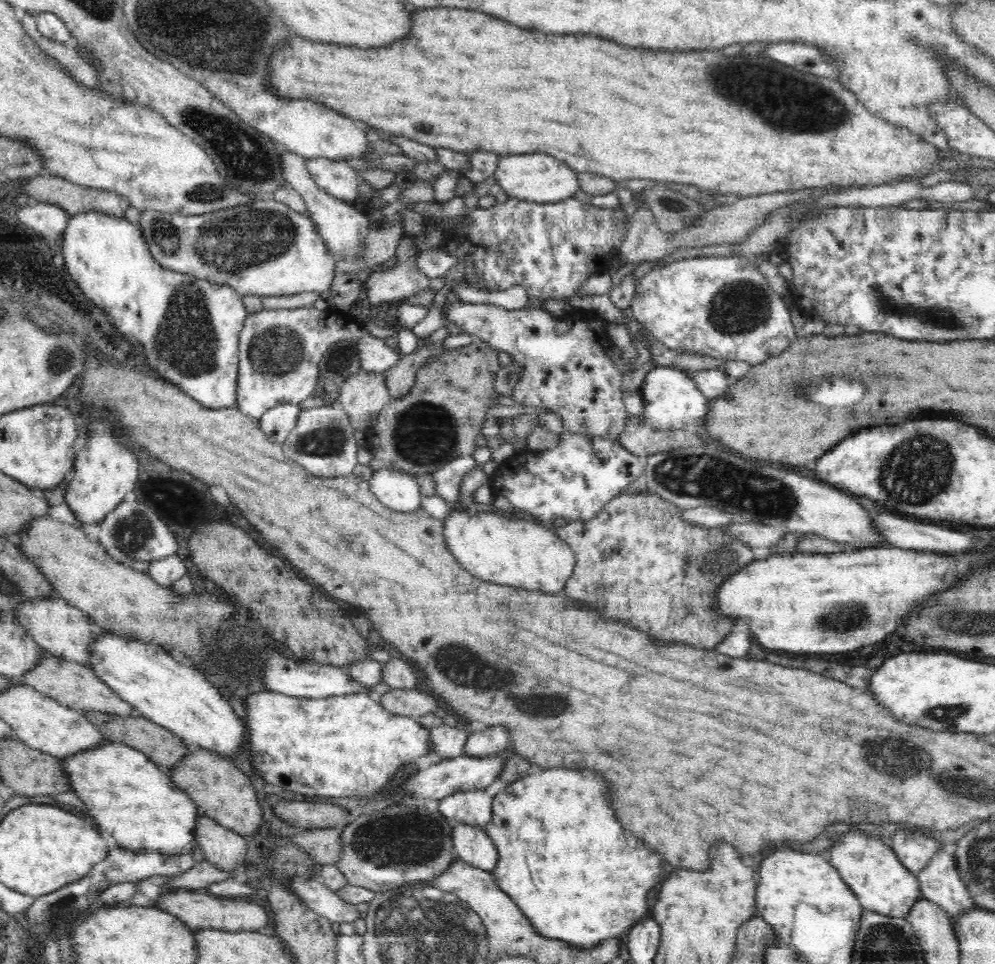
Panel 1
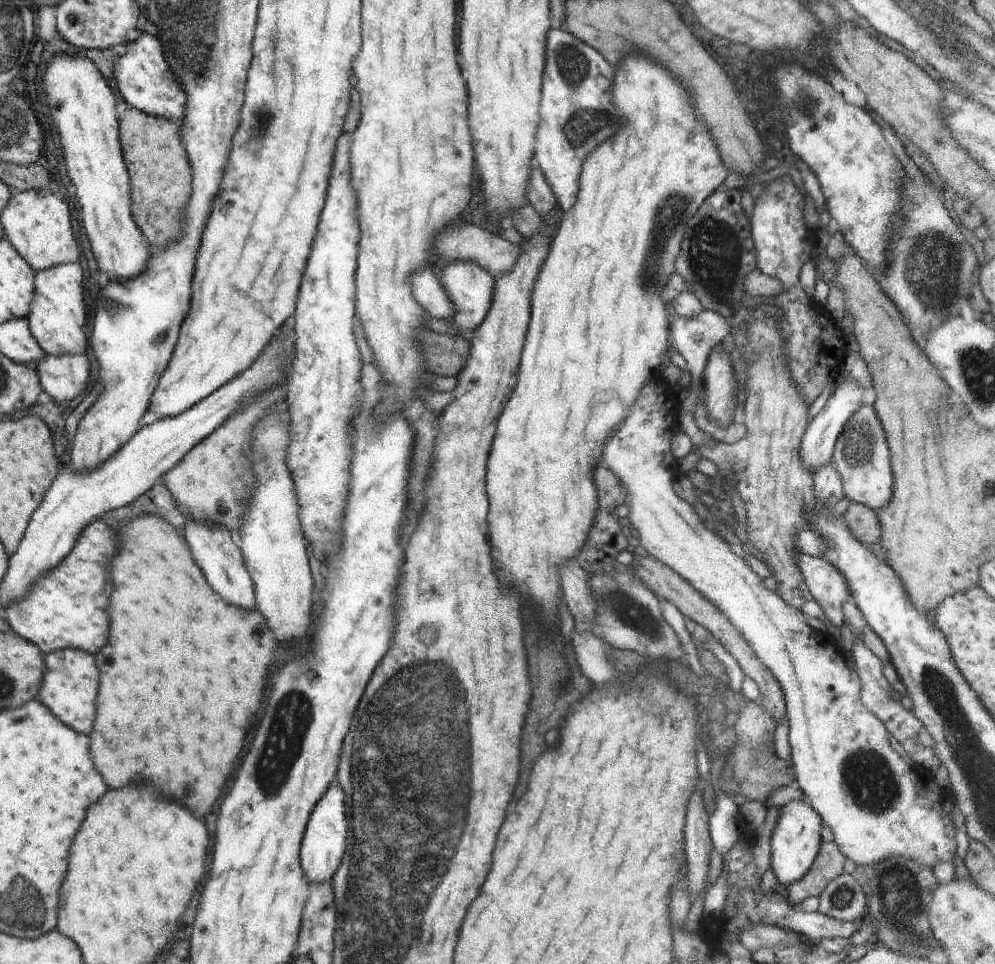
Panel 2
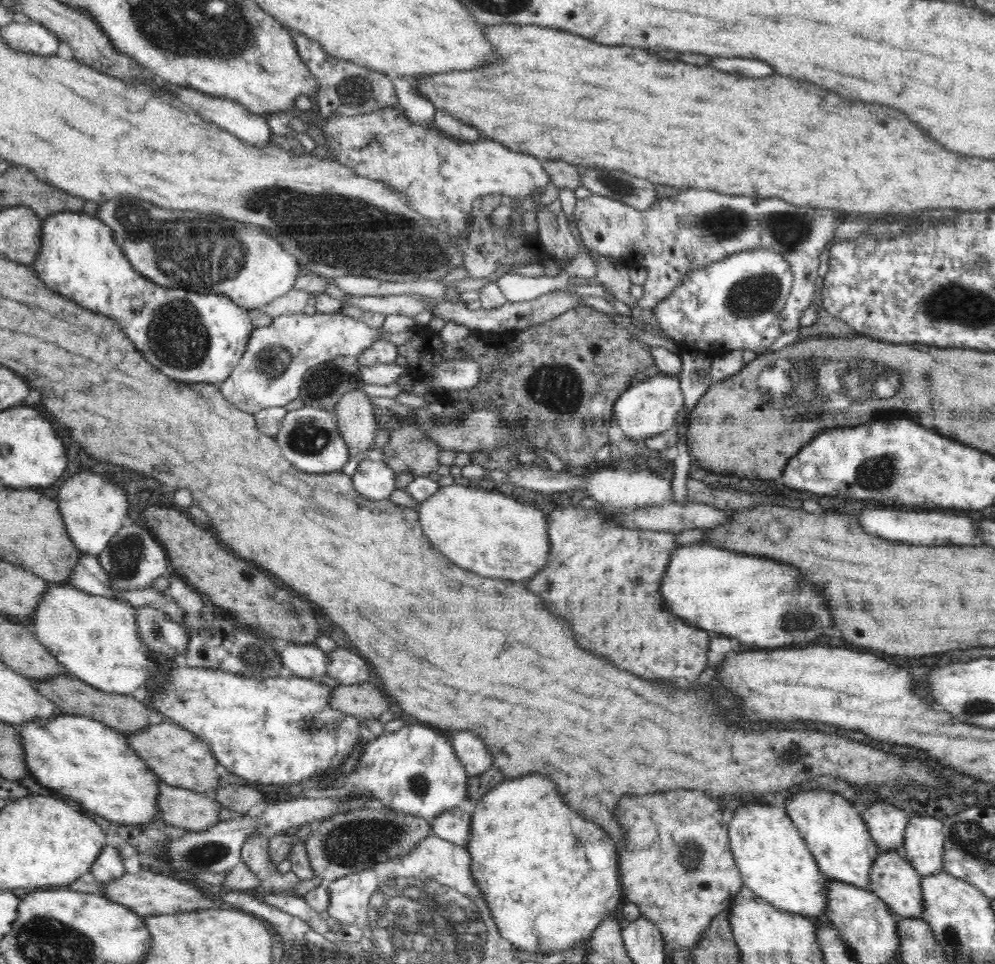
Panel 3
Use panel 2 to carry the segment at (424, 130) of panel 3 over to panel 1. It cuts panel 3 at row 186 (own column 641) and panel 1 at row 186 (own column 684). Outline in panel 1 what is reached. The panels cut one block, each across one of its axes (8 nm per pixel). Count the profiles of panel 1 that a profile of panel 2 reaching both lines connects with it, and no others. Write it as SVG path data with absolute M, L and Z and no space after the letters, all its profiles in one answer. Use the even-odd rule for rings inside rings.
M512 154L500 156L494 180L509 197L528 202L554 203L575 196L579 189L576 174L576 171L548 154Z

